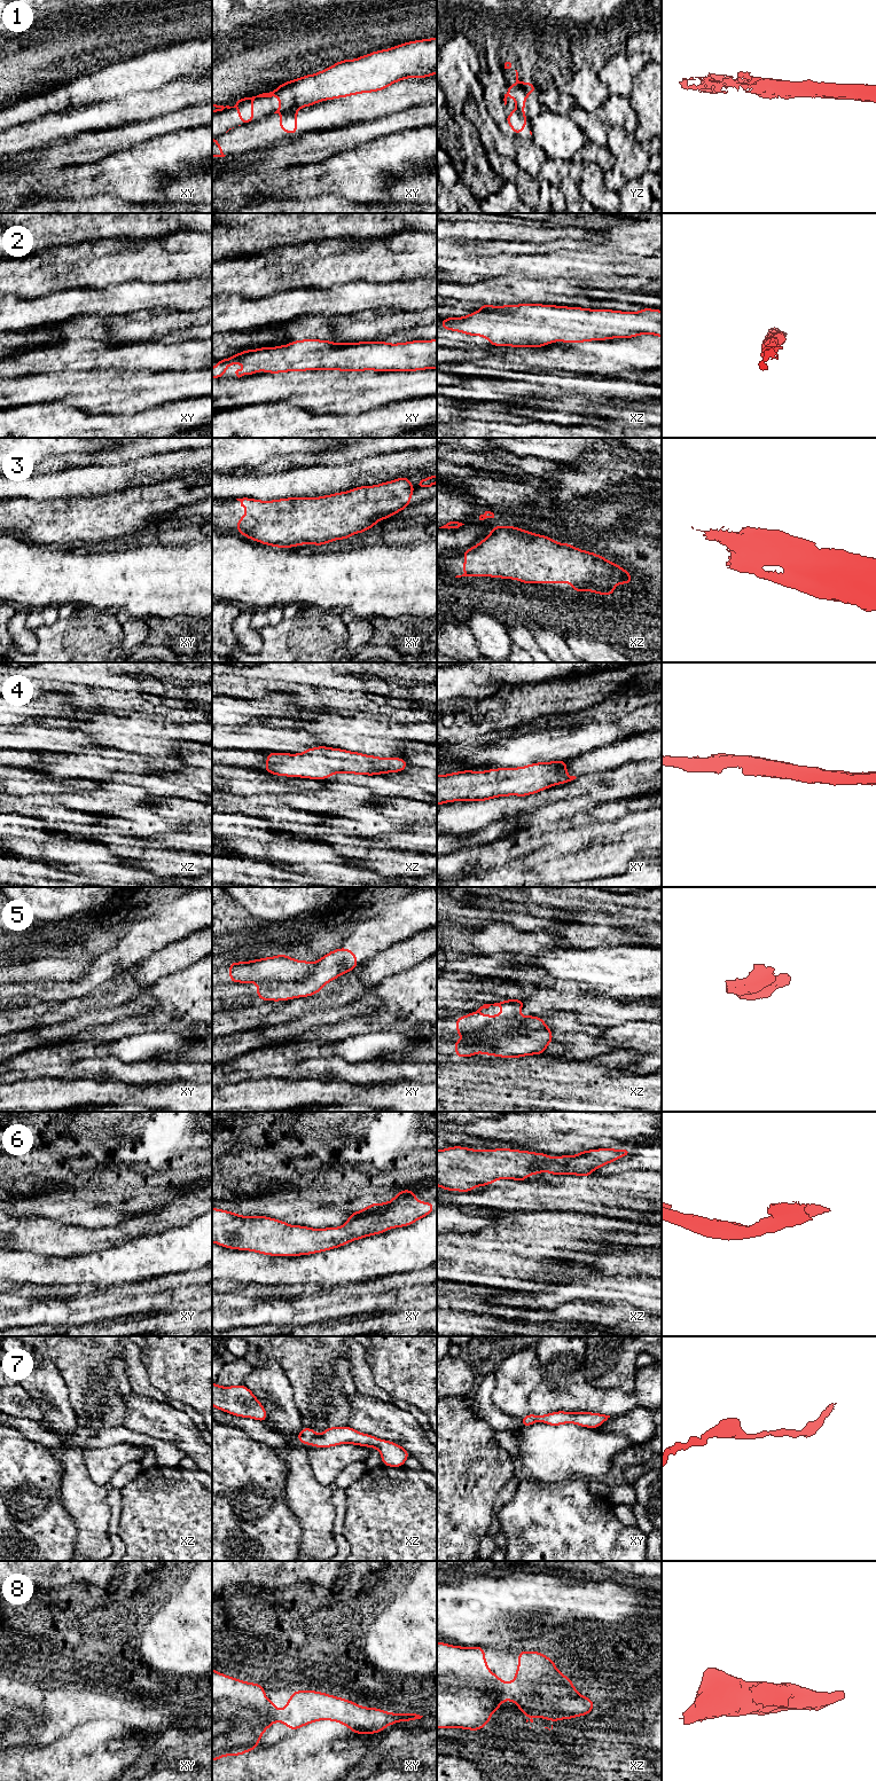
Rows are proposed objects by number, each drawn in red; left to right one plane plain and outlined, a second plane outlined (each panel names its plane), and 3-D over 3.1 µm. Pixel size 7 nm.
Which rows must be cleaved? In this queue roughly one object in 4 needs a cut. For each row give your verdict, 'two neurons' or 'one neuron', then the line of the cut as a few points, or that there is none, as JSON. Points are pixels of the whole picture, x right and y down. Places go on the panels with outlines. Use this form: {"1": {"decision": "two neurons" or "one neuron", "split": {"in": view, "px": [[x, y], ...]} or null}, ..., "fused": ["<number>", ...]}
{"1": {"decision": "two neurons", "split": {"in": "xy", "px": [[296, 108], [290, 108], [281, 115]]}}, "2": {"decision": "one neuron", "split": null}, "3": {"decision": "one neuron", "split": null}, "4": {"decision": "one neuron", "split": null}, "5": {"decision": "two neurons", "split": {"in": "xz", "px": [[546, 1027], [493, 1025], [494, 1043], [479, 1051]]}}, "6": {"decision": "one neuron", "split": null}, "7": {"decision": "one neuron", "split": null}, "8": {"decision": "one neuron", "split": null}, "fused": ["1", "5"]}

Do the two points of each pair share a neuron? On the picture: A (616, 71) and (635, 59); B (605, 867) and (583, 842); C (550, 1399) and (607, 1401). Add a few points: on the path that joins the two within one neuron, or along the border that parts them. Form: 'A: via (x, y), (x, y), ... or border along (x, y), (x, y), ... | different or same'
A: via (620, 71), (631, 63) | same
B: border along (564, 831), (586, 826), (578, 845), (594, 844) | different
C: via (564, 1399), (593, 1399) | same

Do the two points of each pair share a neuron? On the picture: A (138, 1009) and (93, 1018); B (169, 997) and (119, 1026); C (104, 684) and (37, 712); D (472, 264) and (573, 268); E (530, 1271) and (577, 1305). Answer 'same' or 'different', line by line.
A: same
B: same
C: different
D: same
E: different

